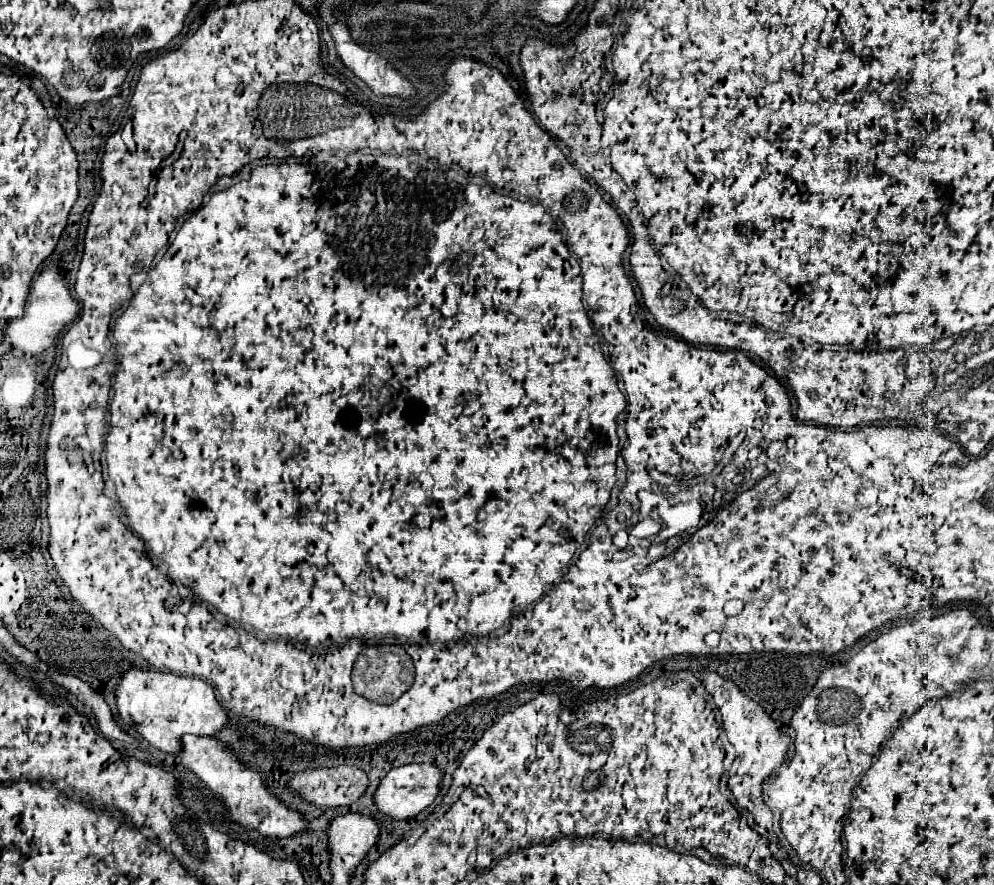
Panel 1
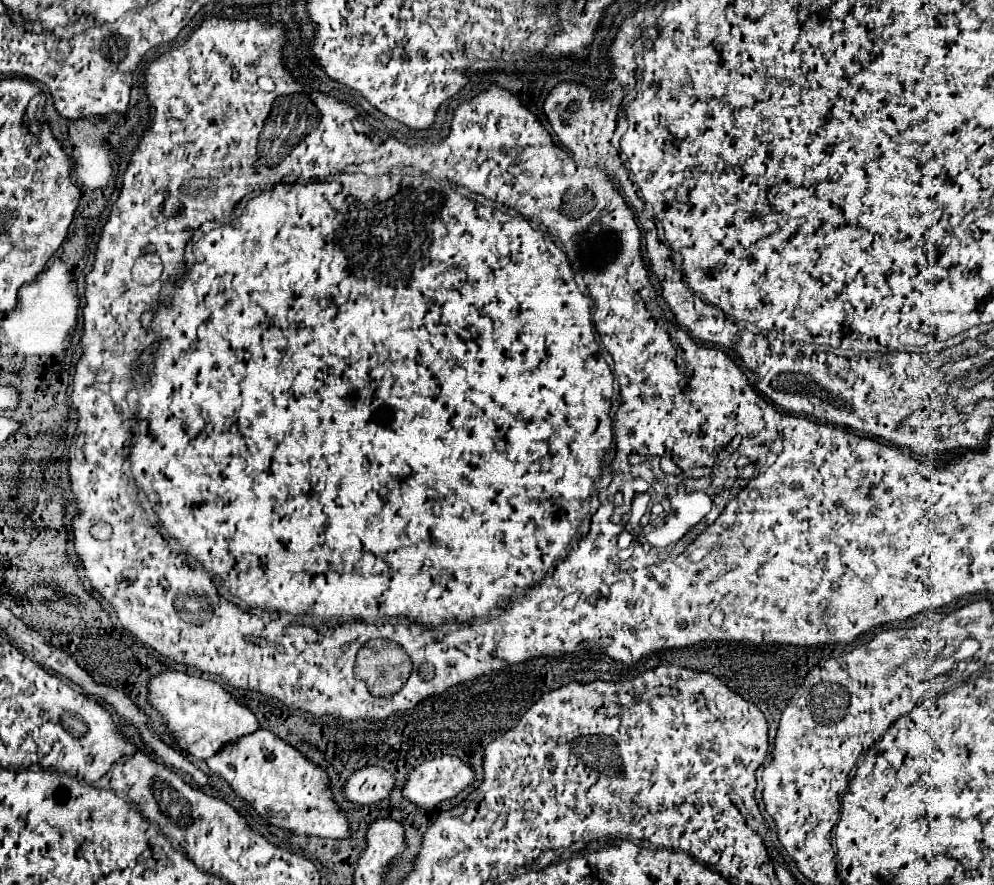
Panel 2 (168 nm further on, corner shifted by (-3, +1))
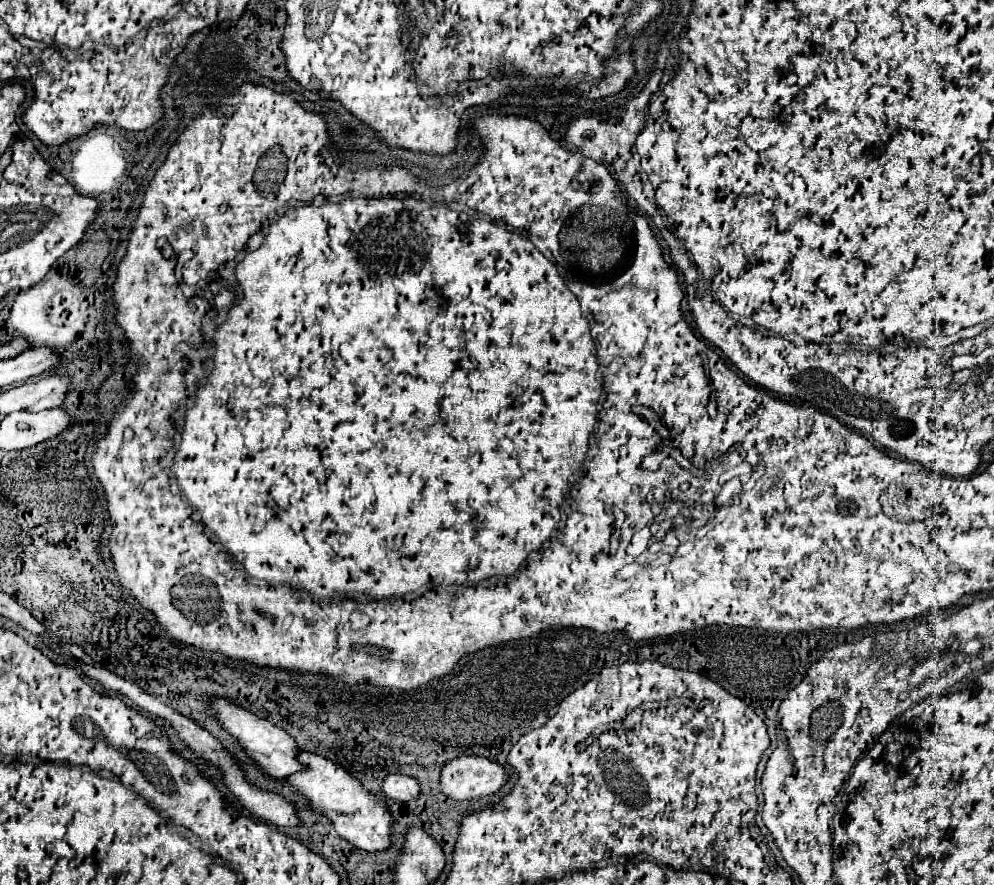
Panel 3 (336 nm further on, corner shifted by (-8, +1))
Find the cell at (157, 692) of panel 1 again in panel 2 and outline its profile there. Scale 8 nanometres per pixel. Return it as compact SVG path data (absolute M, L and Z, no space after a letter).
M165 671L149 681L149 701L165 719L167 729L179 739L181 749L201 761L213 757L225 745L261 729L257 717L245 705L241 705L219 683L209 679Z

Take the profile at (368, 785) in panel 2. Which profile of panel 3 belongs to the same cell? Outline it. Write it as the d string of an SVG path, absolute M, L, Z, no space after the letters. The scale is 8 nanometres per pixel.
M390 773L382 779L380 795L384 799L396 799L396 801L410 801L420 793L418 783L402 773Z

